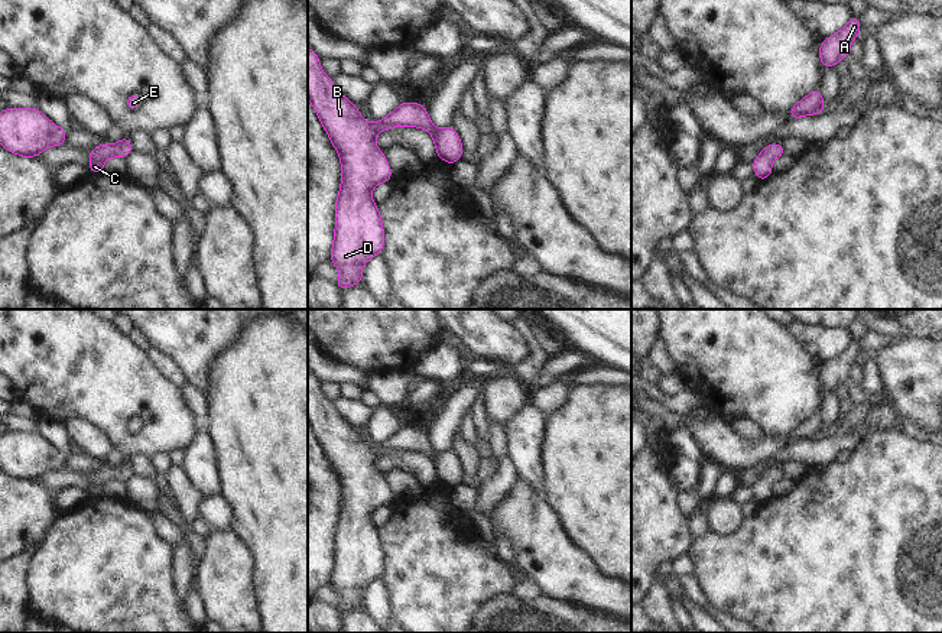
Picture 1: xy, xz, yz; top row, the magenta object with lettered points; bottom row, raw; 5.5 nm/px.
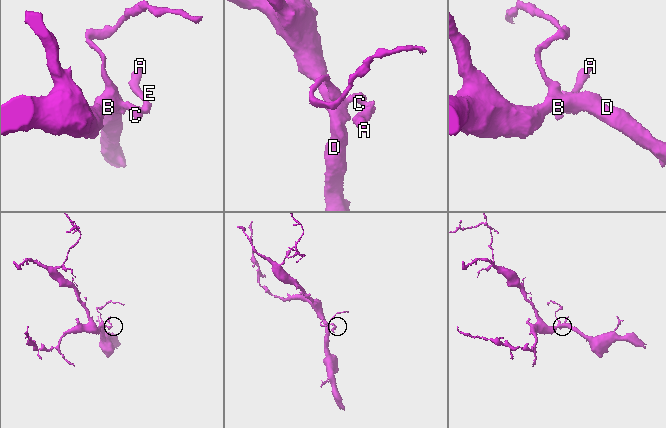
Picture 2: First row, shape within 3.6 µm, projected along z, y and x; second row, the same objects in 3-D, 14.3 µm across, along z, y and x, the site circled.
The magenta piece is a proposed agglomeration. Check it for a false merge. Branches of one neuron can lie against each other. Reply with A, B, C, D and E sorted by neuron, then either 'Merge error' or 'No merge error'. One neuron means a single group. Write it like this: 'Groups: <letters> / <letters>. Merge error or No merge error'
Groups: A B C D E. No merge error

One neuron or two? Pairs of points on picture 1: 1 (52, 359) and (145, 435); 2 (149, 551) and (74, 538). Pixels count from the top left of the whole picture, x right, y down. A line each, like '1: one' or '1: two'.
1: one
2: one

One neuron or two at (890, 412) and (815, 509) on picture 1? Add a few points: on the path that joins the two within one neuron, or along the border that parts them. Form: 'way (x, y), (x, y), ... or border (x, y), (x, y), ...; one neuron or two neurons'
border (908, 428), (880, 429); two neurons

